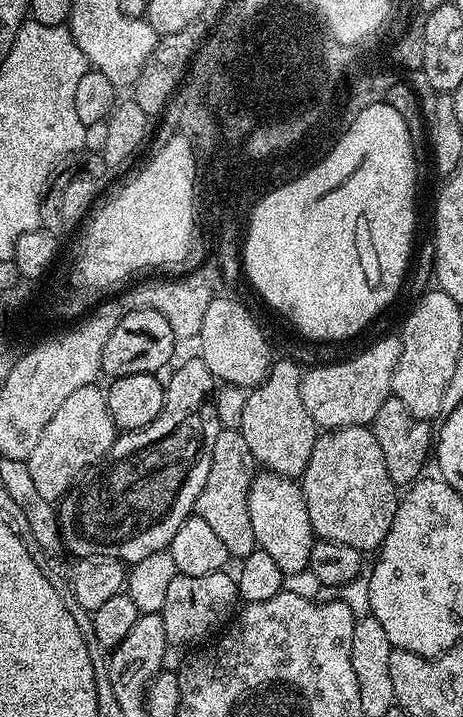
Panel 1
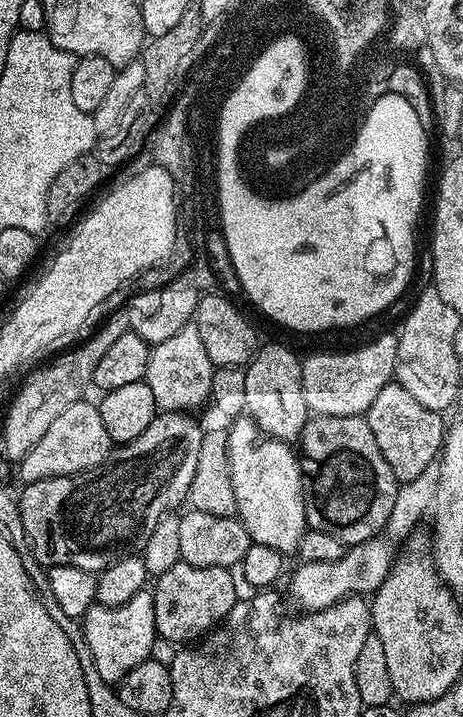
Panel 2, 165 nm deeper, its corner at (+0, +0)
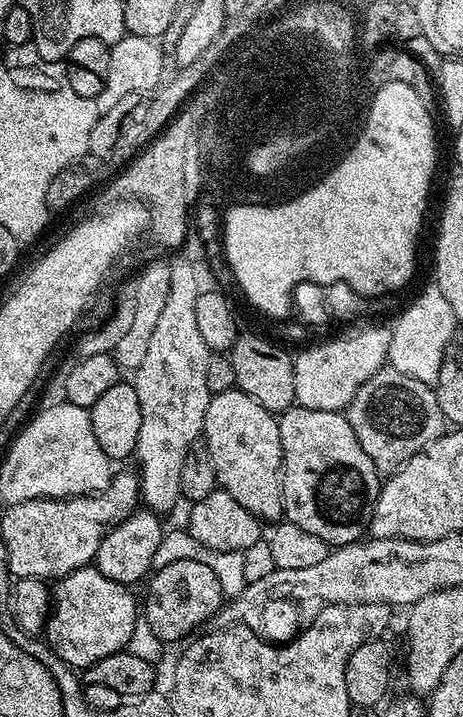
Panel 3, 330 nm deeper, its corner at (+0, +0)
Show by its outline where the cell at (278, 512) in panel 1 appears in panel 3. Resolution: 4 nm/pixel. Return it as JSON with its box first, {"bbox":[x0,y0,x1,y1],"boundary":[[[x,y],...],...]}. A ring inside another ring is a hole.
{"bbox":[202,387,284,522],"boundary":[[[238,387],[215,393],[206,406],[202,443],[208,450],[208,457],[212,460],[216,483],[226,490],[226,494],[232,495],[241,506],[246,506],[246,510],[250,510],[250,514],[257,516],[261,522],[268,522],[268,520],[276,522],[284,516],[282,494],[284,455],[280,441],[280,422],[273,412],[266,410],[266,406],[261,406],[259,402],[254,402],[250,394],[246,394]]]}

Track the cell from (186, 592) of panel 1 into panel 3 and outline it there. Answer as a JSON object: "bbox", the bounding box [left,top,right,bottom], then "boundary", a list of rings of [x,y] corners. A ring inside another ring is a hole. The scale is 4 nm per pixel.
{"bbox":[142,559,226,642],"boundary":[[[207,559],[170,562],[170,566],[155,569],[147,577],[147,584],[148,593],[142,596],[142,618],[150,622],[156,637],[165,642],[191,637],[199,624],[219,613],[226,600],[226,589],[218,582],[218,574],[214,574]]]}

